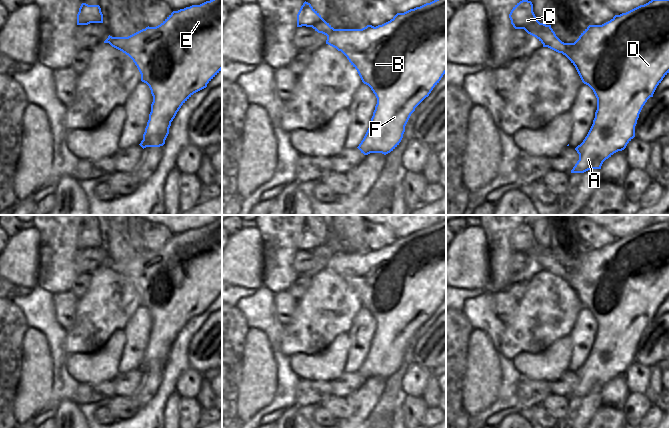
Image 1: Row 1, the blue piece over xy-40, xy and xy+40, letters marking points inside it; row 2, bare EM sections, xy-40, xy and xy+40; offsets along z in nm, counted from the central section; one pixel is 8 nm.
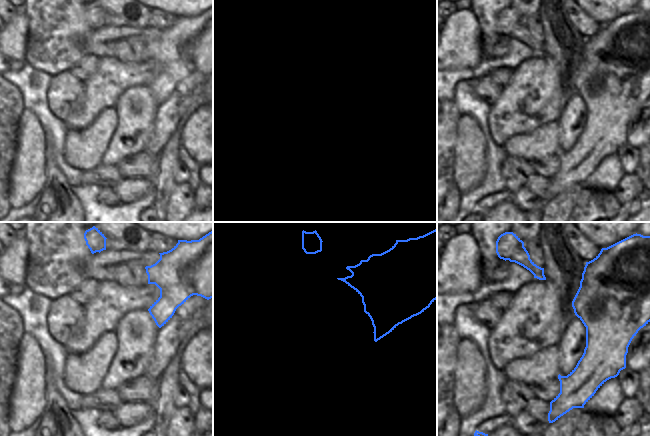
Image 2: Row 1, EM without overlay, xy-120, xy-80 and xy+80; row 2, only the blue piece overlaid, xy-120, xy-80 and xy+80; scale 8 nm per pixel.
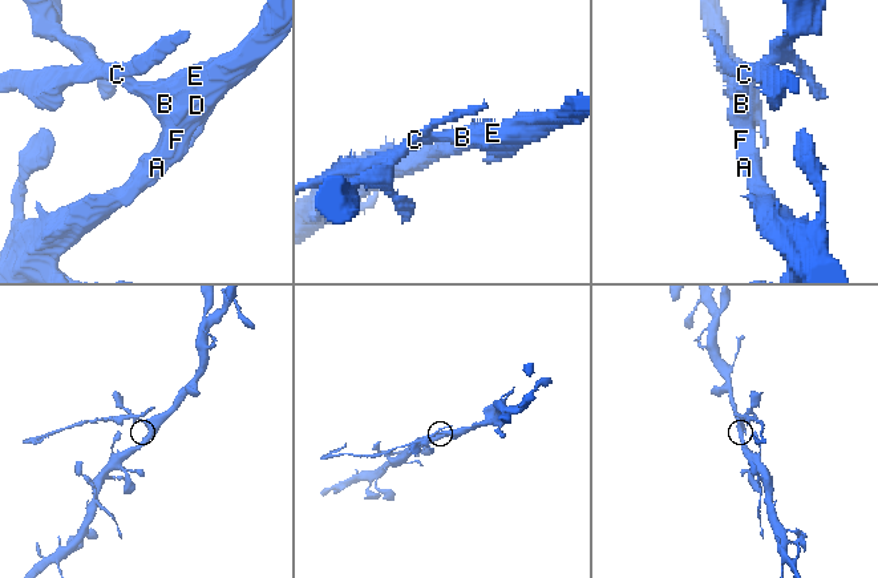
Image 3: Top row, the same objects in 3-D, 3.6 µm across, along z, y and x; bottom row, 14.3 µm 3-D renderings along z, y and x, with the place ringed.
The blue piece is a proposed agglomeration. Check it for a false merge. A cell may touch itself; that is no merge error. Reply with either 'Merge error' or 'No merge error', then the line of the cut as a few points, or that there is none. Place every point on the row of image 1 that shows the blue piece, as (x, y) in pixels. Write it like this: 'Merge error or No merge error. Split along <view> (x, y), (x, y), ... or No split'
Merge error. Split along xy (334, 29), (331, 34), (331, 40), (343, 52).

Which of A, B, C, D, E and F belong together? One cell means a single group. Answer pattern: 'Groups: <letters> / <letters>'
Groups: A B D E F / C.

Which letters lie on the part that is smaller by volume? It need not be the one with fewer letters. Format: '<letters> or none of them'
C

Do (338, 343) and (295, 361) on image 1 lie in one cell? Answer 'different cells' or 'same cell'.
same cell

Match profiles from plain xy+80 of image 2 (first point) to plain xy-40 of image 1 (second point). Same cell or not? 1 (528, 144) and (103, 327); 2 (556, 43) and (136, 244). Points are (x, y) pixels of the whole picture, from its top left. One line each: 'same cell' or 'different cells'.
1: different cells
2: same cell

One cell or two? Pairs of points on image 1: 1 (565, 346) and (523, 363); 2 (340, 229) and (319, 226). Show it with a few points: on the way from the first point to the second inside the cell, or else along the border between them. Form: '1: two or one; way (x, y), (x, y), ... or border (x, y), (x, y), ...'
1: one; way (555, 356), (548, 363), (533, 363)
2: two; border (327, 229), (327, 237), (324, 243)

